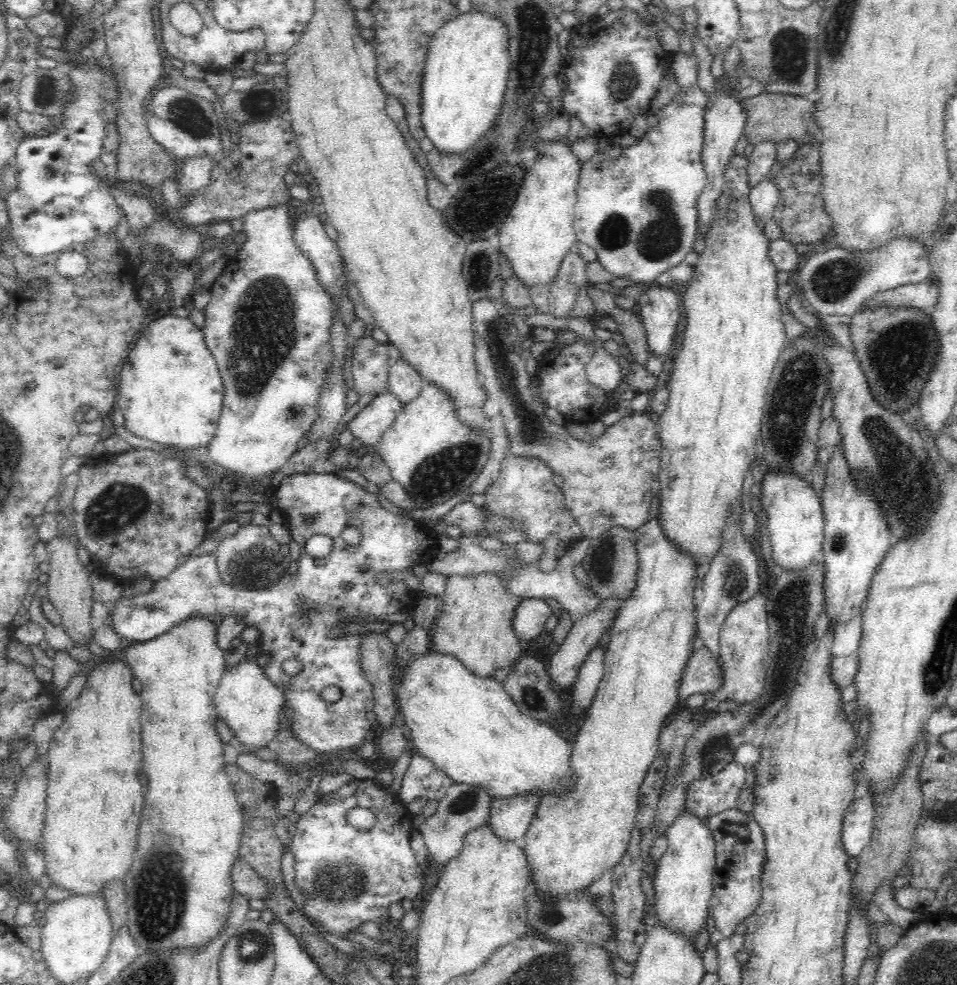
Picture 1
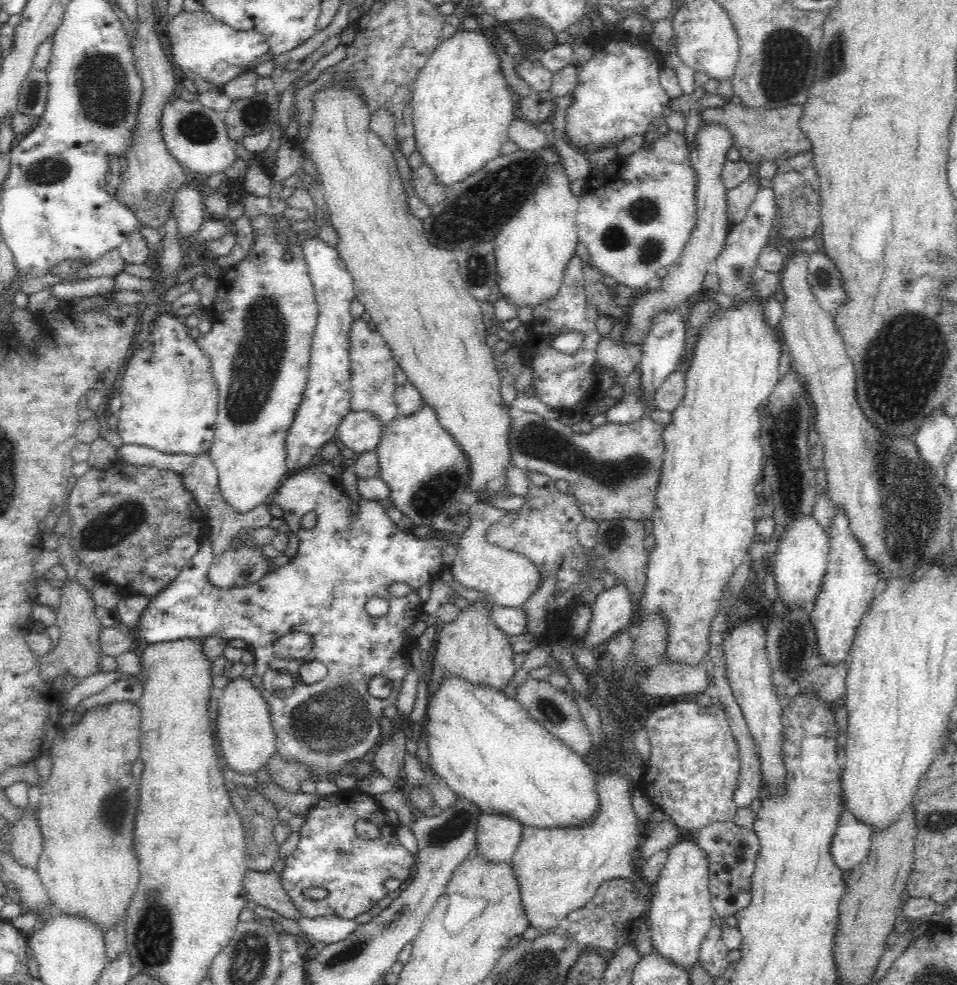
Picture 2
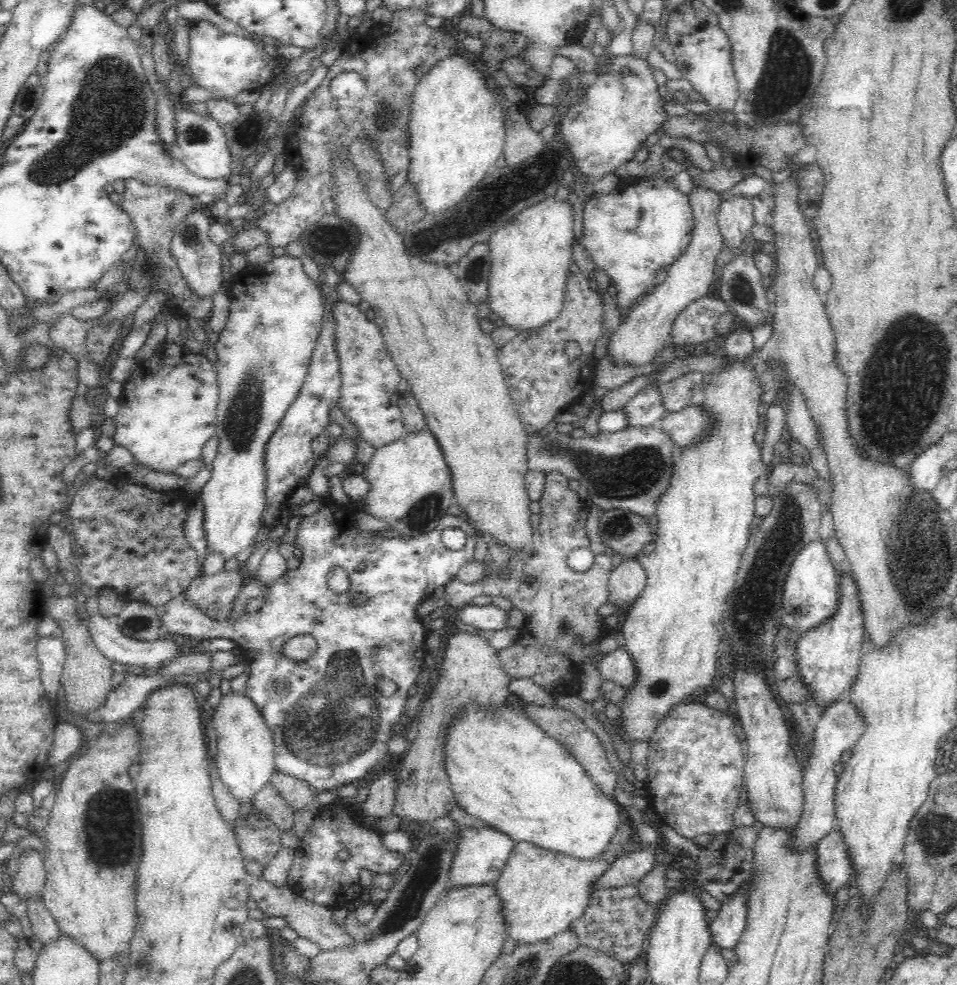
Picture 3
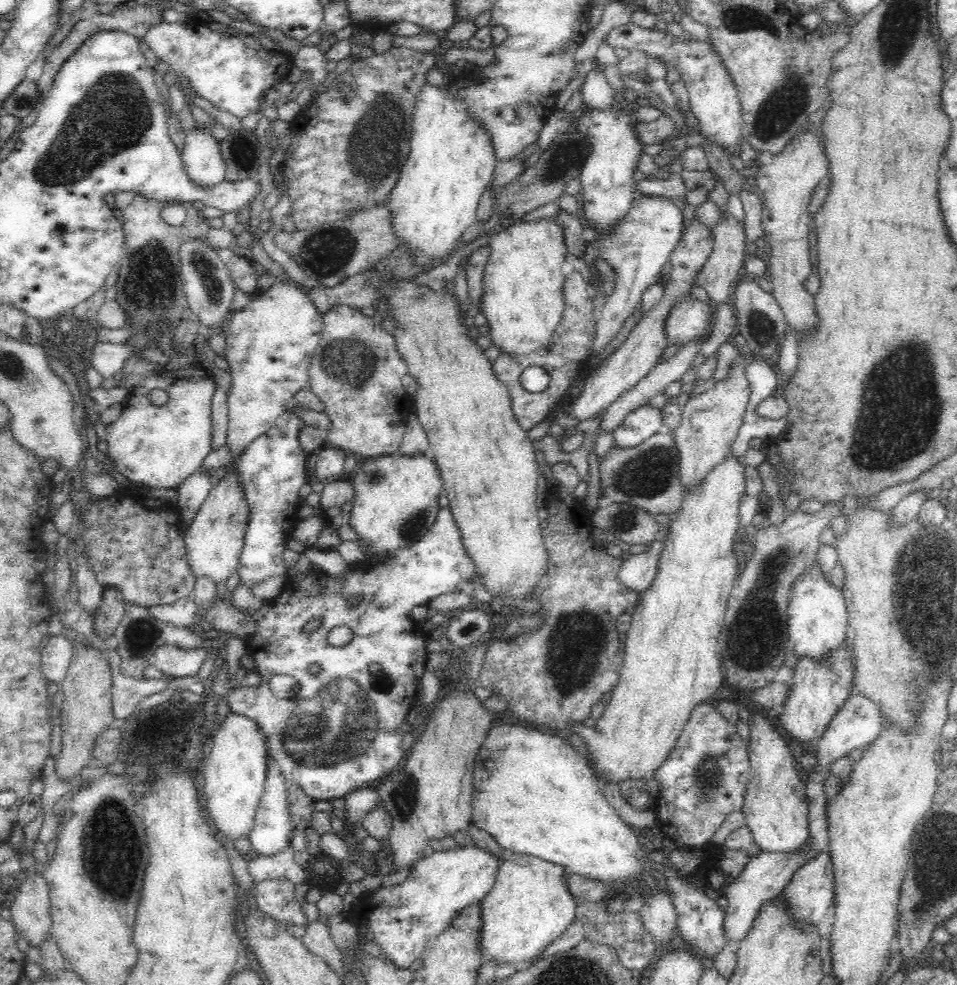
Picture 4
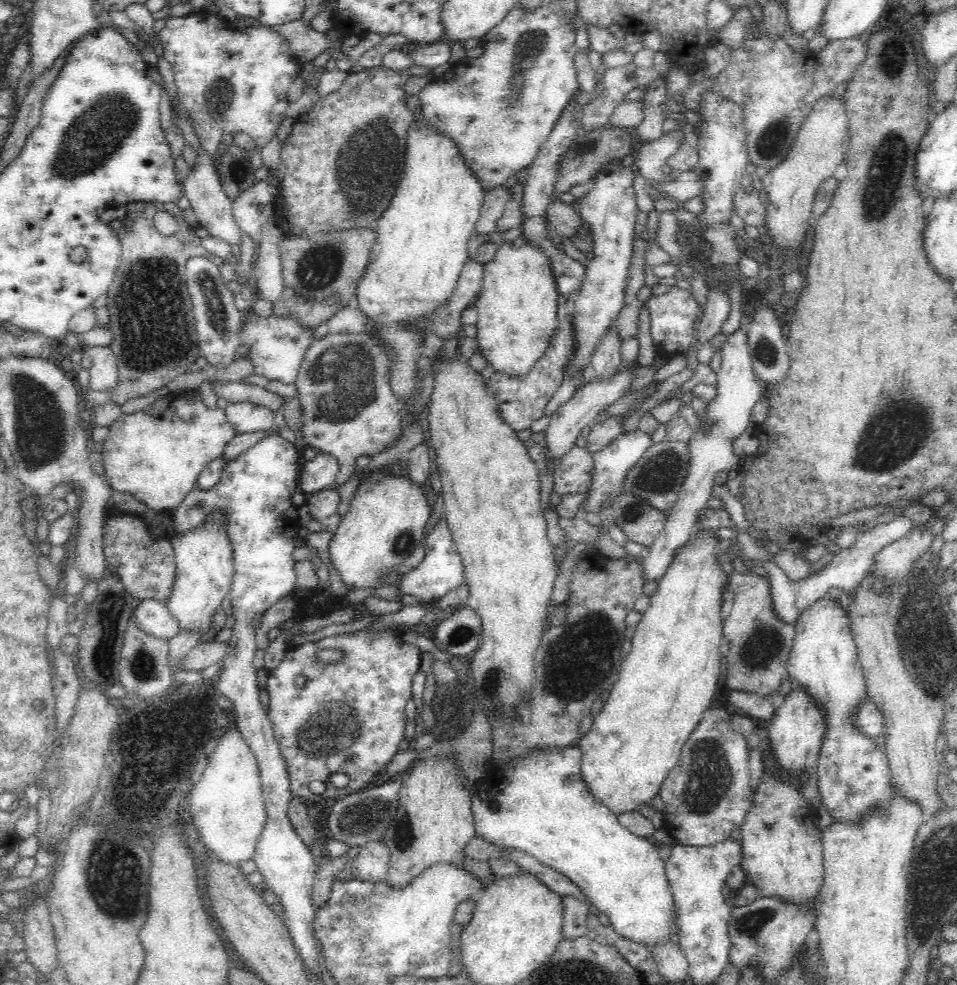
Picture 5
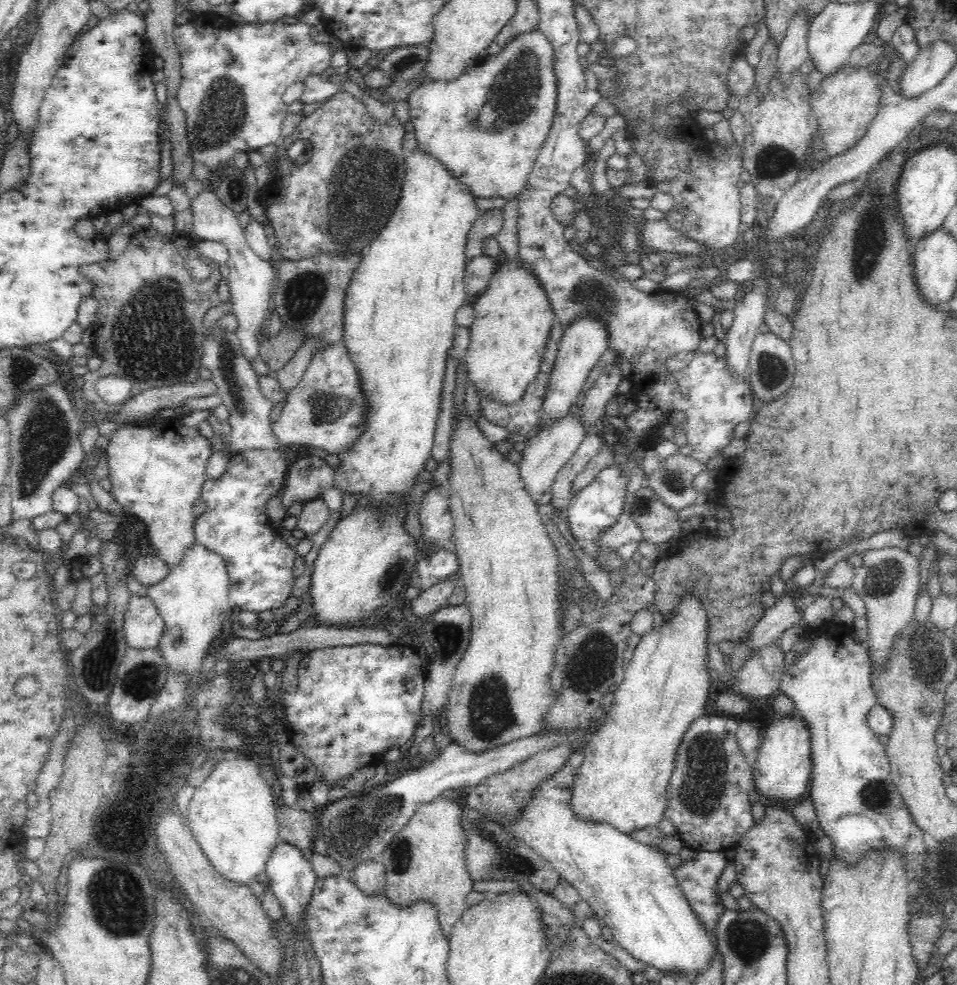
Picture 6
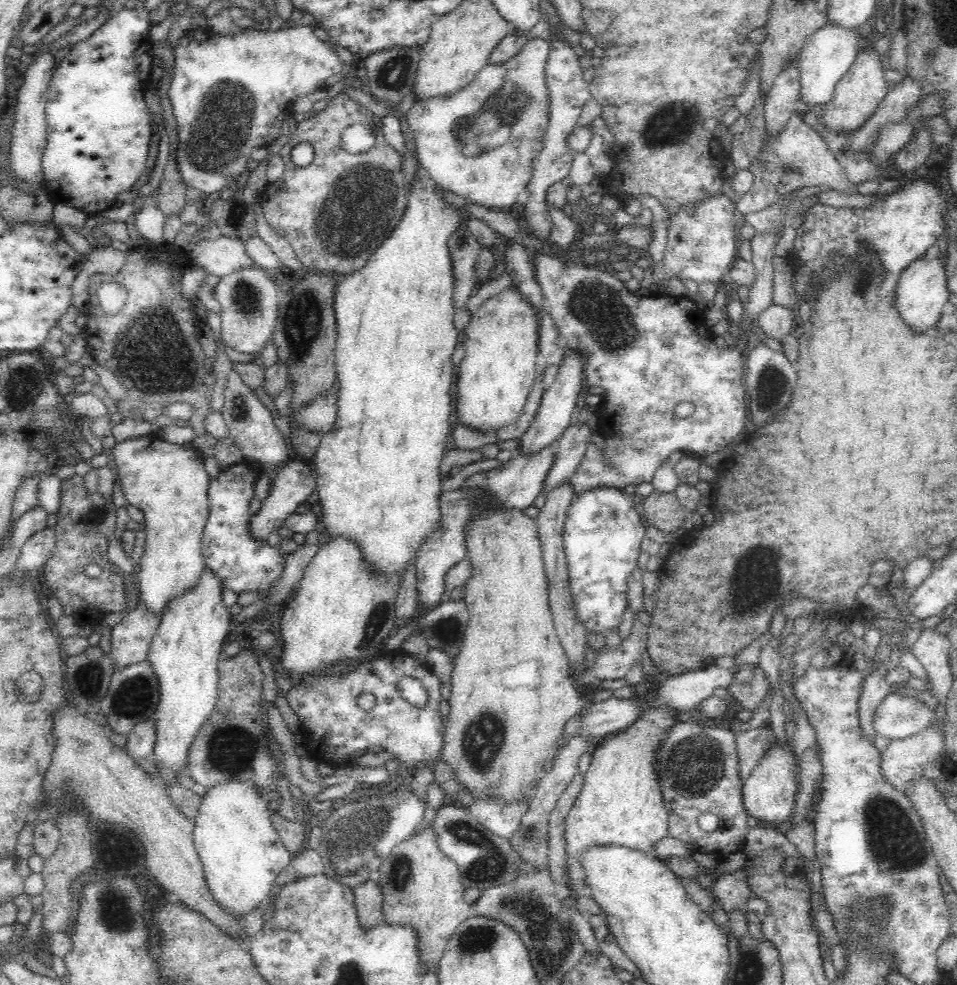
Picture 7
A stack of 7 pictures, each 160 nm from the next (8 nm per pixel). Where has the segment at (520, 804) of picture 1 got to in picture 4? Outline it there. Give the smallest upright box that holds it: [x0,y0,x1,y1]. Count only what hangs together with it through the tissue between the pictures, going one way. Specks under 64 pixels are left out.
[347,844,500,969]

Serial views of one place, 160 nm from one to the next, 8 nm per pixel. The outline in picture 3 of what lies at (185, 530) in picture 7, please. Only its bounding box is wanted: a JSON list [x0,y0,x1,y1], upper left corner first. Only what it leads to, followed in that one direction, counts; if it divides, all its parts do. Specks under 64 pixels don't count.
[111,343,218,474]

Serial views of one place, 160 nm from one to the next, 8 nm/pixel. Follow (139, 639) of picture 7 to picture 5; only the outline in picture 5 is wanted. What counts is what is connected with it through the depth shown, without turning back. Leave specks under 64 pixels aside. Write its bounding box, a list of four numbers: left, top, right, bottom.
[133,599,178,639]

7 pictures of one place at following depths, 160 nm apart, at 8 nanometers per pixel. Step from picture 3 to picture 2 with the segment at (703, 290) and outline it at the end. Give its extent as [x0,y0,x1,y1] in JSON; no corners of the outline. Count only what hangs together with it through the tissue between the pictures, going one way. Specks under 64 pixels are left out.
[621,125,732,346]

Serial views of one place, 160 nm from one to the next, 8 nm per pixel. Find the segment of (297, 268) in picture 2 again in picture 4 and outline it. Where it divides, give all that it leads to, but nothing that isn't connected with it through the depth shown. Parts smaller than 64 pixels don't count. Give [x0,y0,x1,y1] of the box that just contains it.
[182,281,323,585]

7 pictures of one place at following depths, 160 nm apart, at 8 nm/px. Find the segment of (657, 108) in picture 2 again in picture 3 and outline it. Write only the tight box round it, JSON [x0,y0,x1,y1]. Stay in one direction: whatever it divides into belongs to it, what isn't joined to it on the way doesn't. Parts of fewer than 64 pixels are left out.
[559,55,668,179]

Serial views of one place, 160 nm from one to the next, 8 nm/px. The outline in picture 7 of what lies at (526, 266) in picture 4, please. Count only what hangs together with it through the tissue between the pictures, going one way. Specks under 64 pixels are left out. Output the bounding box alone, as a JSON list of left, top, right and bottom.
[456,286,540,435]

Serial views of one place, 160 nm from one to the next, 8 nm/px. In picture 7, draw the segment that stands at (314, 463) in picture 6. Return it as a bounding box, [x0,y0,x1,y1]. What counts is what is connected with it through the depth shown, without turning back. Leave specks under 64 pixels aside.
[249,460,316,543]

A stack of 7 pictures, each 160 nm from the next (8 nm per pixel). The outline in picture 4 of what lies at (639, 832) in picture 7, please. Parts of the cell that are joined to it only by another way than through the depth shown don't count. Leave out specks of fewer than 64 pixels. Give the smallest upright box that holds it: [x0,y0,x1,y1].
[570,455,746,785]

